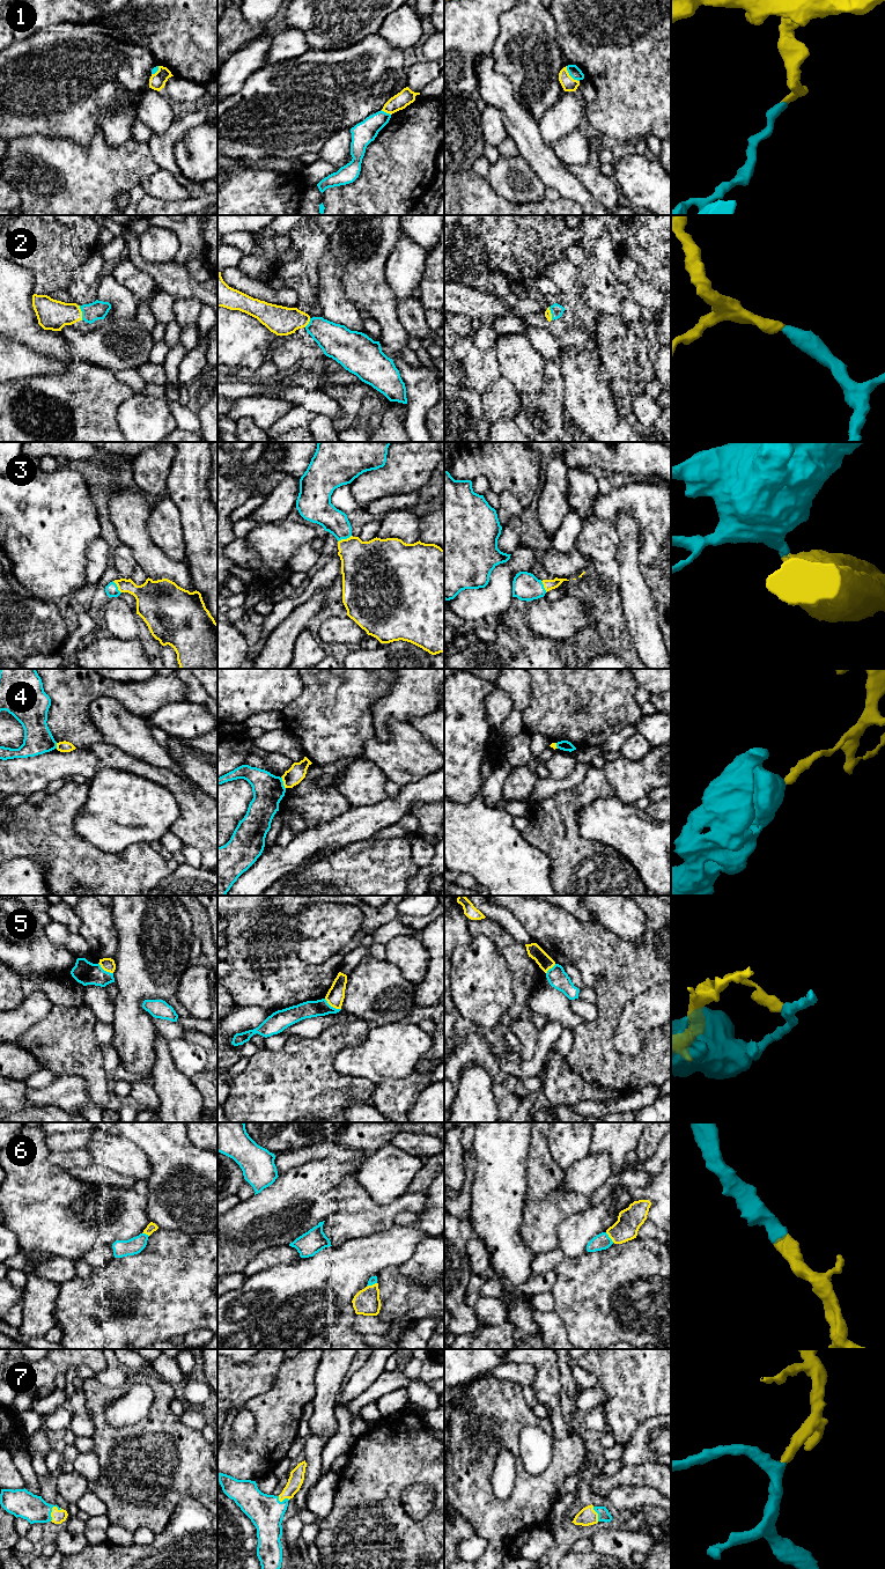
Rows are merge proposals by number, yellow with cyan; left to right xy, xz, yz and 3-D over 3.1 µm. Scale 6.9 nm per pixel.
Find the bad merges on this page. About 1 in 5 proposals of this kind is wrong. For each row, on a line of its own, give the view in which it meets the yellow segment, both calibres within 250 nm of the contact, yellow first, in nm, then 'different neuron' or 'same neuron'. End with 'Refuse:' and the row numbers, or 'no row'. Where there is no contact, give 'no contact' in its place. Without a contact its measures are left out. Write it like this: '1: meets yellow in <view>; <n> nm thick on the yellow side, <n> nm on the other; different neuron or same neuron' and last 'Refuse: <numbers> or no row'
1: meets yellow in yz; 100 nm thick on the yellow side, 80 nm on the other; different neuron
2: meets yellow in xy; 220 nm thick on the yellow side, 130 nm on the other; same neuron
3: meets yellow in xz; 360 nm thick on the yellow side, 180 nm on the other; same neuron
4: meets yellow in xz; 120 nm thick on the yellow side, 220 nm on the other; different neuron
5: meets yellow in xz; 120 nm thick on the yellow side, 120 nm on the other; different neuron
6: meets yellow in yz; 170 nm thick on the yellow side, 110 nm on the other; same neuron
7: meets yellow in xy; 100 nm thick on the yellow side, 190 nm on the other; same neuron
Refuse: 1, 4, 5

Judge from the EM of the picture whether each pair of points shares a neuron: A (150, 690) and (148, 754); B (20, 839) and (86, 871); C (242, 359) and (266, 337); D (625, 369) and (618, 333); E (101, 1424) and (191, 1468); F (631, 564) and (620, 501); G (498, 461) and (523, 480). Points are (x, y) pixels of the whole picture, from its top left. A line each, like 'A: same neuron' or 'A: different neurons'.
A: different neurons
B: same neuron
C: same neuron
D: same neuron
E: same neuron
F: different neurons
G: same neuron

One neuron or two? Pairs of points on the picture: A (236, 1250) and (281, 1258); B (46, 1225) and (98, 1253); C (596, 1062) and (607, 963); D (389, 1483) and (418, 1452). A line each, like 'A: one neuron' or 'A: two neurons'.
A: two neurons
B: two neurons
C: one neuron
D: one neuron

